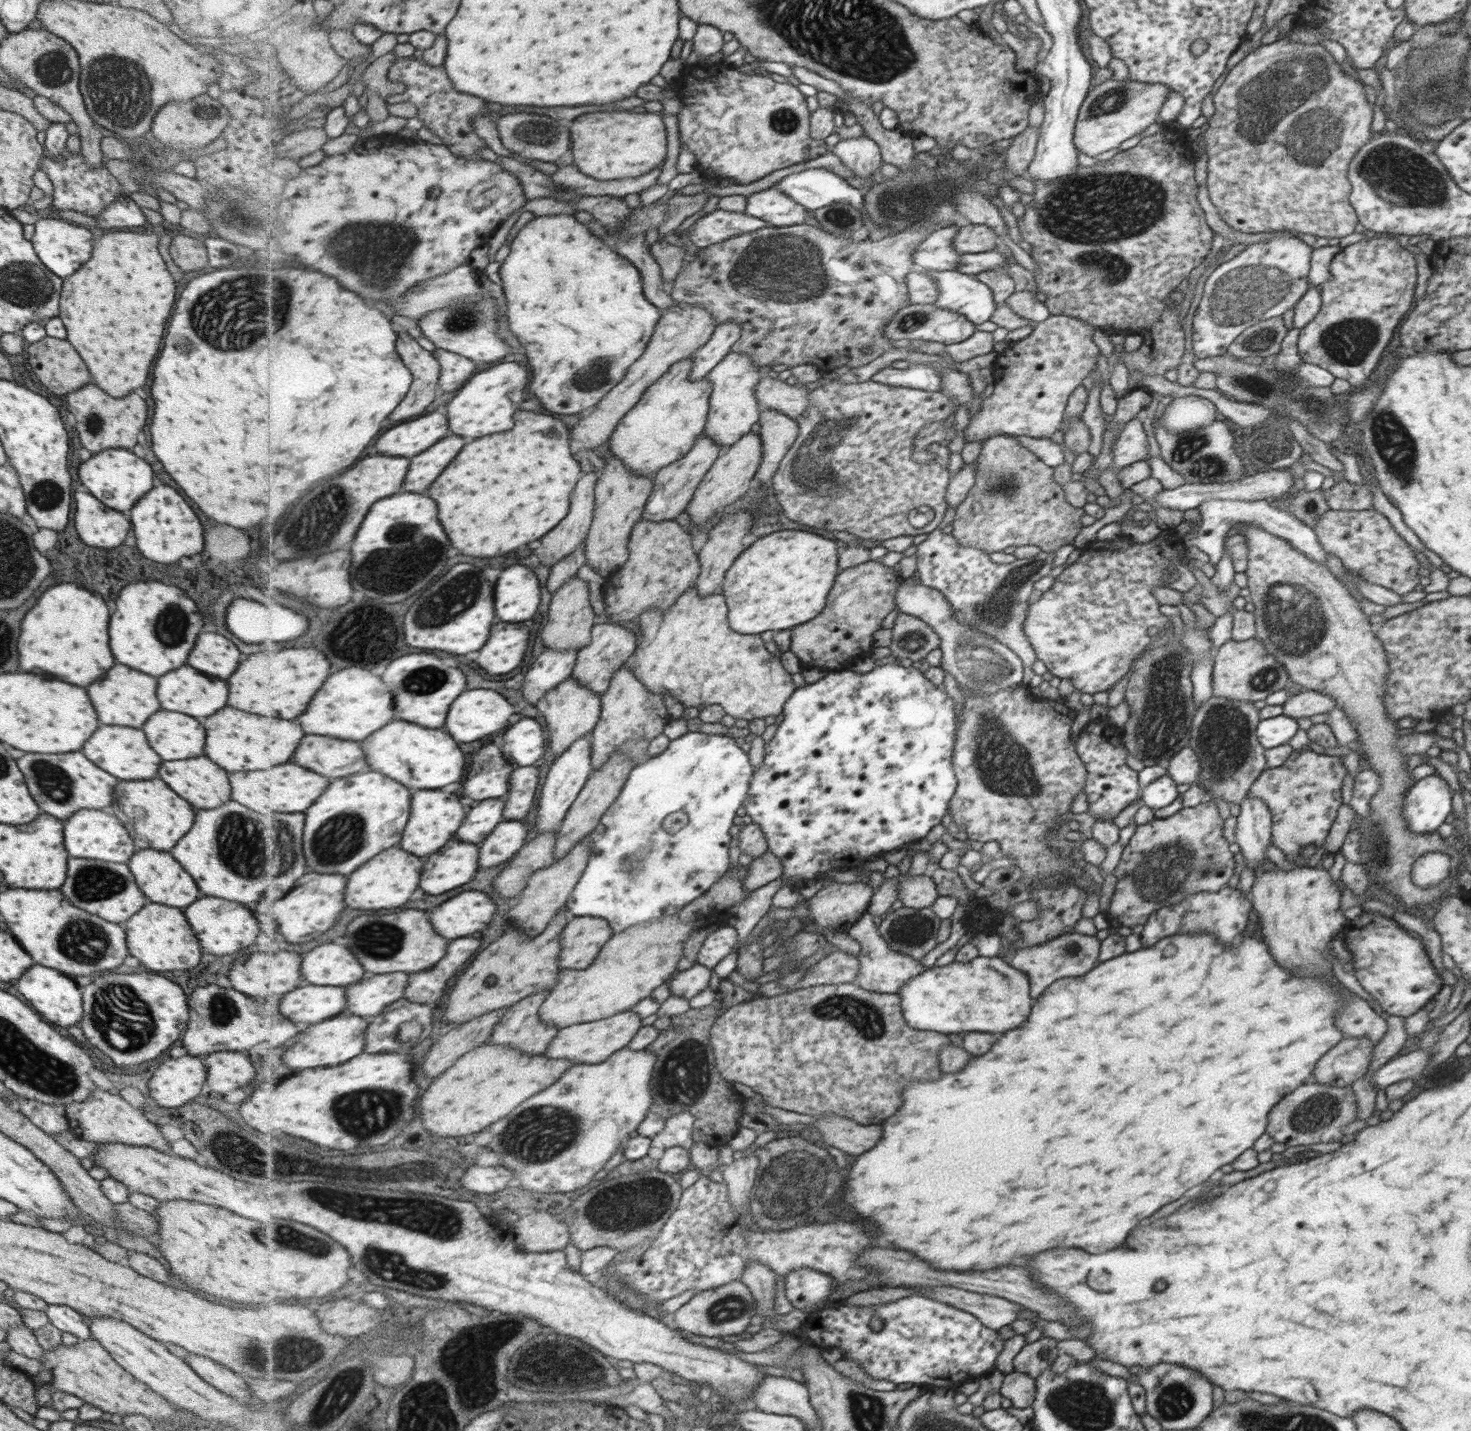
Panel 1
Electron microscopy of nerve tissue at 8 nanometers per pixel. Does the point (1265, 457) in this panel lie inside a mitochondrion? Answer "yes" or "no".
yes

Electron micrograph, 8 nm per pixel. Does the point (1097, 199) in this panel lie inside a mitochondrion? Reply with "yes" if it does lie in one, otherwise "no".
yes

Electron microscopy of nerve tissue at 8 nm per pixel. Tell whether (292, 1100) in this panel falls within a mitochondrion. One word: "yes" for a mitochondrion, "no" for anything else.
no

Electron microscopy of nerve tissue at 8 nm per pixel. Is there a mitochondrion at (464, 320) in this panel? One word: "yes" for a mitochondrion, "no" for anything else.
yes

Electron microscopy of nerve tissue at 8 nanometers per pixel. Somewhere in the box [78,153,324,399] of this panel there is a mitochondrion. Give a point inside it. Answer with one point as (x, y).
(232, 315)

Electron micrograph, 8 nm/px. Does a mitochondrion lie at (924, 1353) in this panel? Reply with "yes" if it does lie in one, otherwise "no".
no

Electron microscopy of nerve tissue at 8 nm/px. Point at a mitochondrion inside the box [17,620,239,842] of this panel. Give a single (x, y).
(53, 781)

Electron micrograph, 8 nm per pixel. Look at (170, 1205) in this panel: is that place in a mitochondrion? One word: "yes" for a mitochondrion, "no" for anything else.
no

